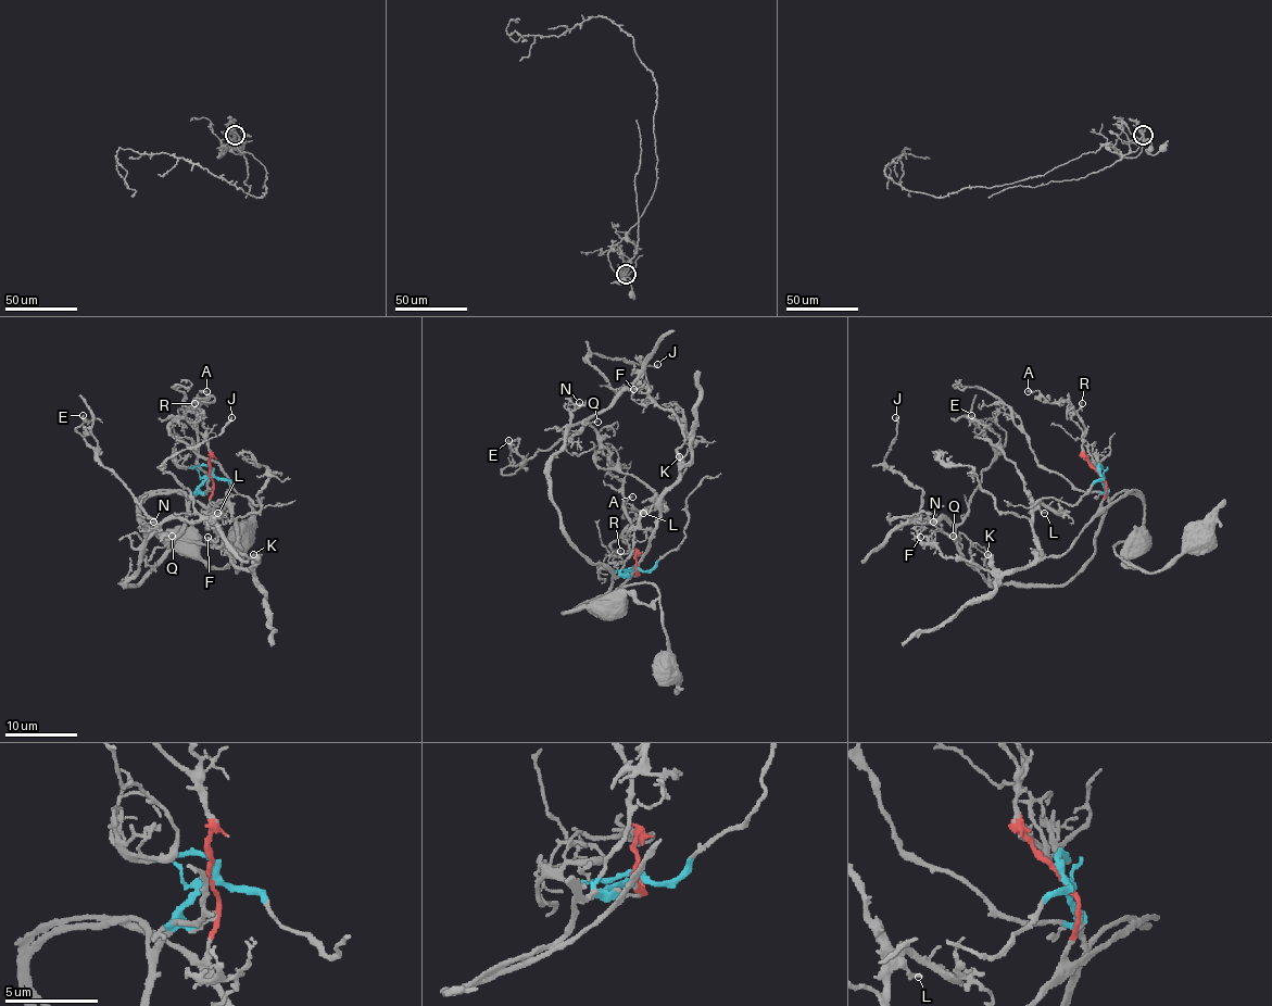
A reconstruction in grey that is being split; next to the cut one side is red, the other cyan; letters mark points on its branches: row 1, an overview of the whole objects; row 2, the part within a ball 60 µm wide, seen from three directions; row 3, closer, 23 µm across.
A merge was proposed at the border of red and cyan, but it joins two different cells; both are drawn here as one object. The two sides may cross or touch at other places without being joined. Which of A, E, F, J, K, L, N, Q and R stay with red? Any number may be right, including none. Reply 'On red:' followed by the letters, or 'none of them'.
On red: A, F, K, L, R

